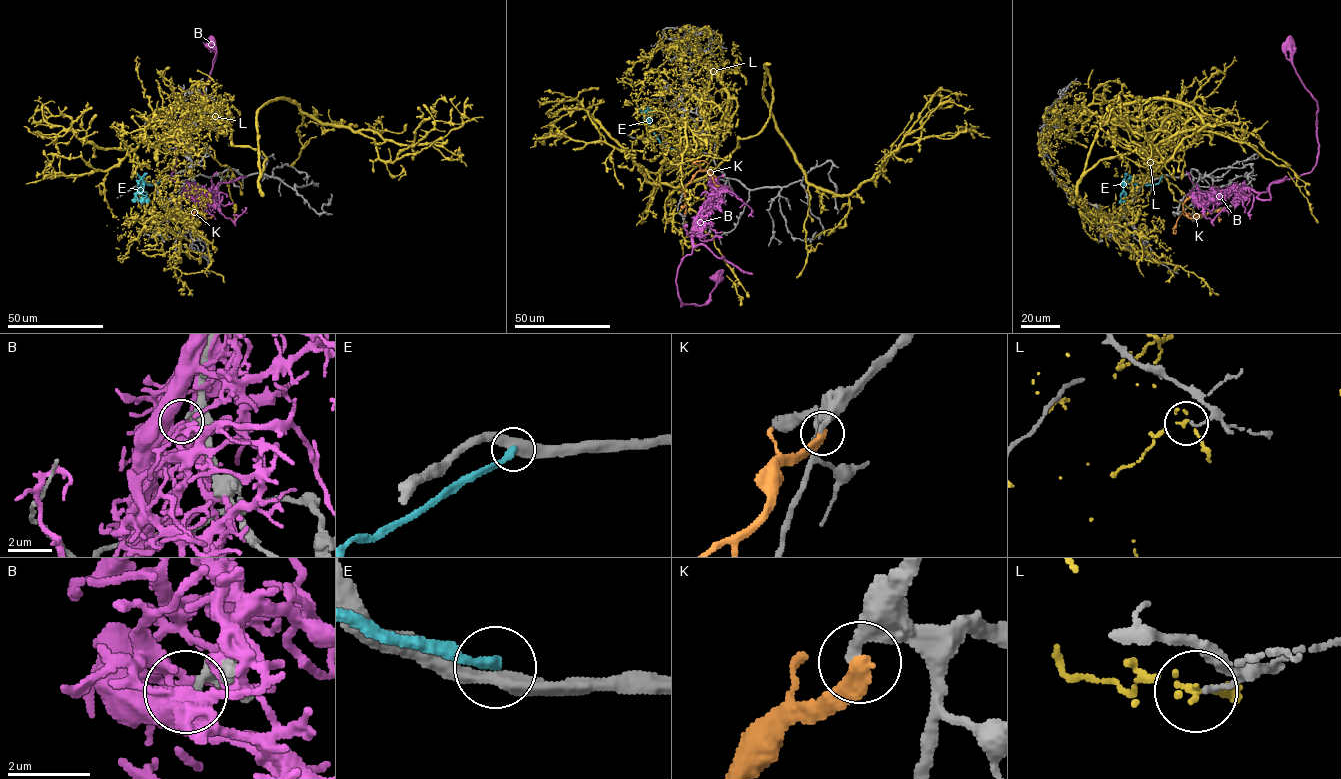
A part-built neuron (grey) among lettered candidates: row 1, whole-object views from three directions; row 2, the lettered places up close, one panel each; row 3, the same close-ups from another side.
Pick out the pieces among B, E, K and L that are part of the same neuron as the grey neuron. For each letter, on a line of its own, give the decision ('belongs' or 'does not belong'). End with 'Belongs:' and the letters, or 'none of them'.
B: does not belong
E: does not belong
K: does not belong
L: does not belong
Belongs: none of them

